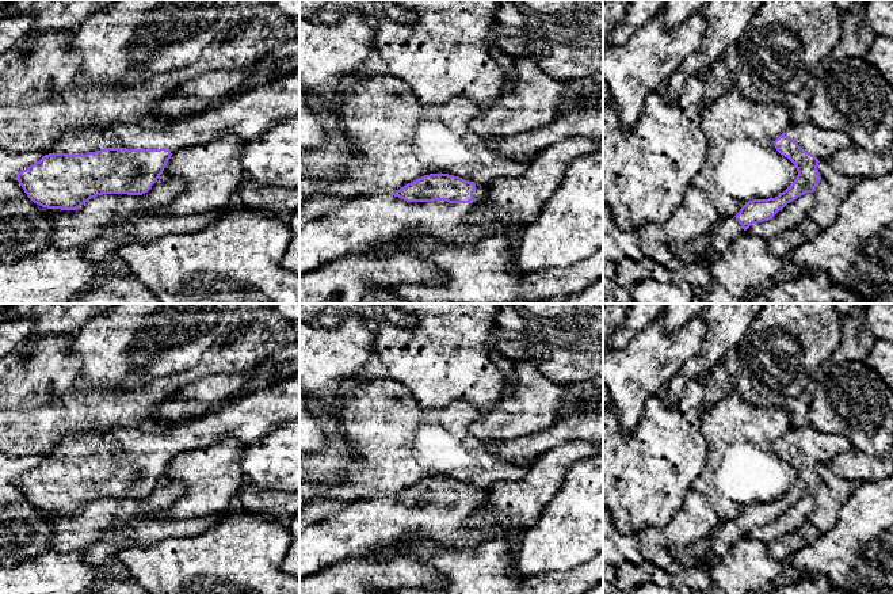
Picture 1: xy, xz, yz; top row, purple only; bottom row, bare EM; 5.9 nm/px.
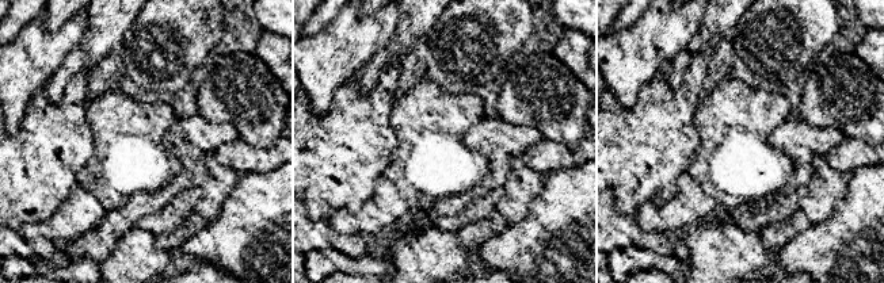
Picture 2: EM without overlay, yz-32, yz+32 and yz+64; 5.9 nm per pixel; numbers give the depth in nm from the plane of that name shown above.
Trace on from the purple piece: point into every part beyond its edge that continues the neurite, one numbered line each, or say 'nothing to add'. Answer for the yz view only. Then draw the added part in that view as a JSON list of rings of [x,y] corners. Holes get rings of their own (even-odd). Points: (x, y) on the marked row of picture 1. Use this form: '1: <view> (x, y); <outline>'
1: yz (823, 144); [[[812,121],[790,125],[790,137],[806,152],[818,160],[829,160],[837,151],[852,144],[851,137],[843,130],[825,130]]]
2: yz (728, 228); [[[734,216],[721,217],[714,229],[690,250],[698,260],[709,260],[728,248],[743,232],[744,229]]]

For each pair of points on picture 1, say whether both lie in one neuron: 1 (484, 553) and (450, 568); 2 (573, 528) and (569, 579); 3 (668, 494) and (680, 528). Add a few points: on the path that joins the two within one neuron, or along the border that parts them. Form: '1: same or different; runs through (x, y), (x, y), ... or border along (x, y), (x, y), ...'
1: same; runs through (476, 562), (469, 568), (458, 568)
2: different; border along (588, 560), (569, 570), (548, 571), (540, 577)
3: different; border along (690, 487), (682, 506), (664, 525), (647, 526)

